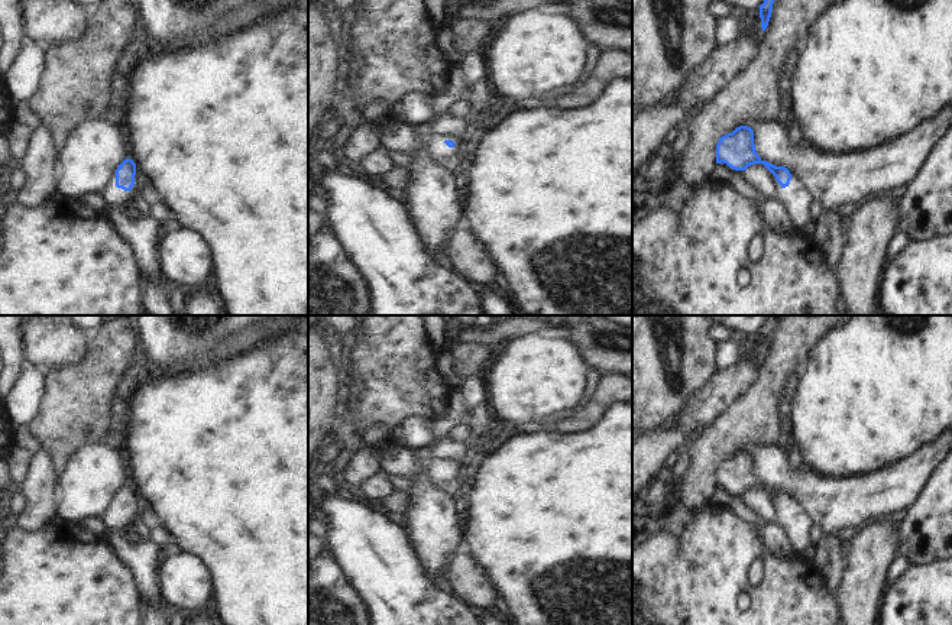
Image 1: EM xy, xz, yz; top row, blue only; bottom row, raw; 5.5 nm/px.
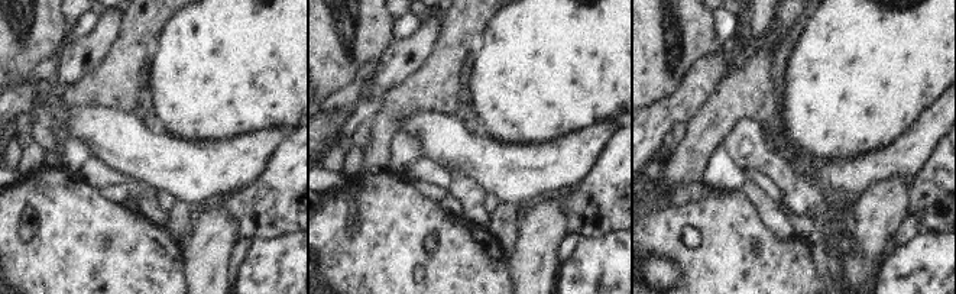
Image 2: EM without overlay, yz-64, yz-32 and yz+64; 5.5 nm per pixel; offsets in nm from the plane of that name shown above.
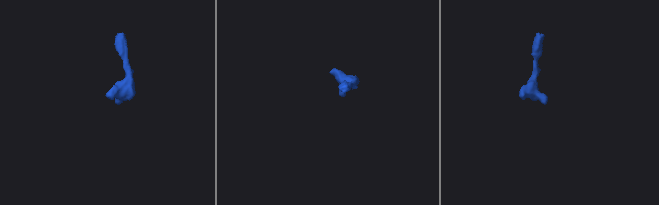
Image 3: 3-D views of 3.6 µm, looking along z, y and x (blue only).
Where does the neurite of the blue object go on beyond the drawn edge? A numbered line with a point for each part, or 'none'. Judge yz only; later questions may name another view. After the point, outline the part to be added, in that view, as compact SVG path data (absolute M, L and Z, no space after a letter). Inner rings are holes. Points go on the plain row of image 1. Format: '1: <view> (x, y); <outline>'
1: yz (797, 524); M791 499L790 508L778 515L777 522L786 531L794 553L800 553L812 543L810 532L816 521L797 499Z

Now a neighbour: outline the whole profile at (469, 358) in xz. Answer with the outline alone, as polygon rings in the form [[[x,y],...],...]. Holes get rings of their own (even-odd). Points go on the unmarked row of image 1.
[[[453,343],[451,357],[454,369],[464,378],[476,372],[483,372],[493,356],[490,346],[479,343]]]

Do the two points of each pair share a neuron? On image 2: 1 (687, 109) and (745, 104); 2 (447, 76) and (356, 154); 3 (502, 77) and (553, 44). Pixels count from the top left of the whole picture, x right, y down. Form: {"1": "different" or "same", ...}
{"1": "different", "2": "different", "3": "same"}

